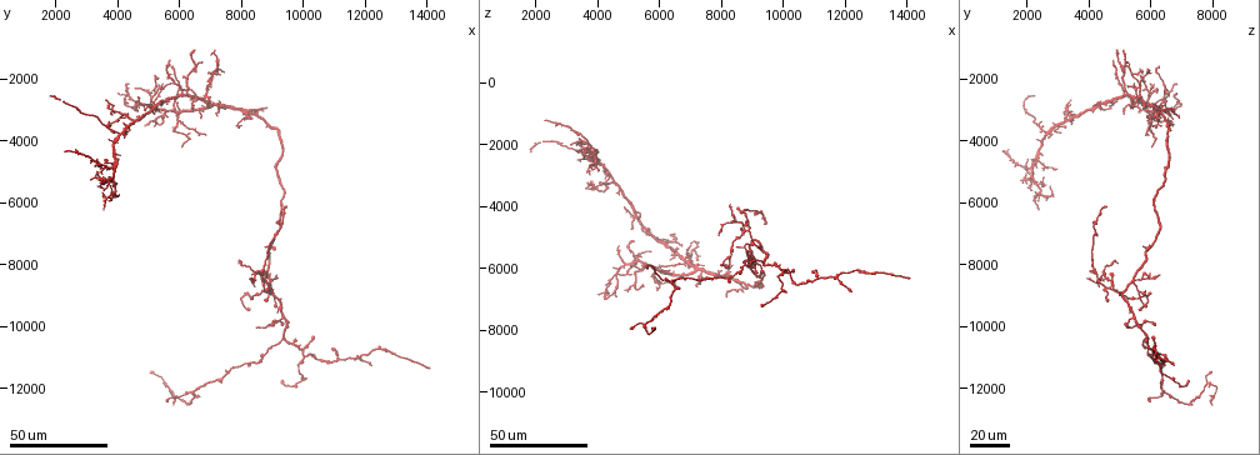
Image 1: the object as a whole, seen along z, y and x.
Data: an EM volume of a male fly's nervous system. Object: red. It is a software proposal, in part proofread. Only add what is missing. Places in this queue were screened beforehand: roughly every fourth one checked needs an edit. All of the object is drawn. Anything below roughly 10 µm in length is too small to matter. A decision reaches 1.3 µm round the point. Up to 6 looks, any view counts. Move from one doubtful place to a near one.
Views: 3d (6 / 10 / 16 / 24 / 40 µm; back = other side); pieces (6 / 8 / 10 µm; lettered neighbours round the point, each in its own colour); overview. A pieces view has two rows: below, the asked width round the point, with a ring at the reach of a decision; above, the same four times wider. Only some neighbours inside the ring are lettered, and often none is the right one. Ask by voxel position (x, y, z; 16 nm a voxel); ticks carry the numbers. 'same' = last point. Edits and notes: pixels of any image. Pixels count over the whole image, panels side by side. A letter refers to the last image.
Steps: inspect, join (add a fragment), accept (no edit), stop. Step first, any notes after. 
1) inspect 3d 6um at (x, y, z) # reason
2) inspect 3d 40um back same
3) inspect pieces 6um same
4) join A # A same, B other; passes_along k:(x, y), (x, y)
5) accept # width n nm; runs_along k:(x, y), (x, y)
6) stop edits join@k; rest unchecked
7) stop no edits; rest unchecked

inspect 3d 24um at (9400, 6200, 4600) # an open end

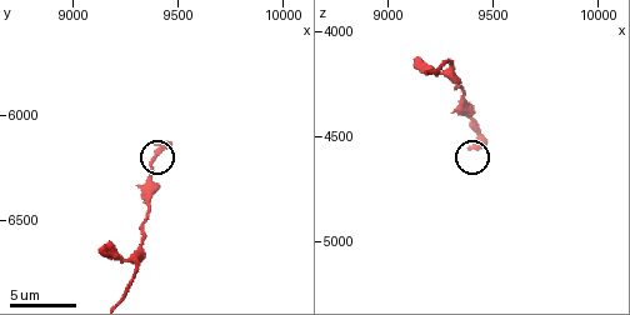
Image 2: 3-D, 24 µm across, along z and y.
inspect pieces 8um at (9390, 6130, 4550)

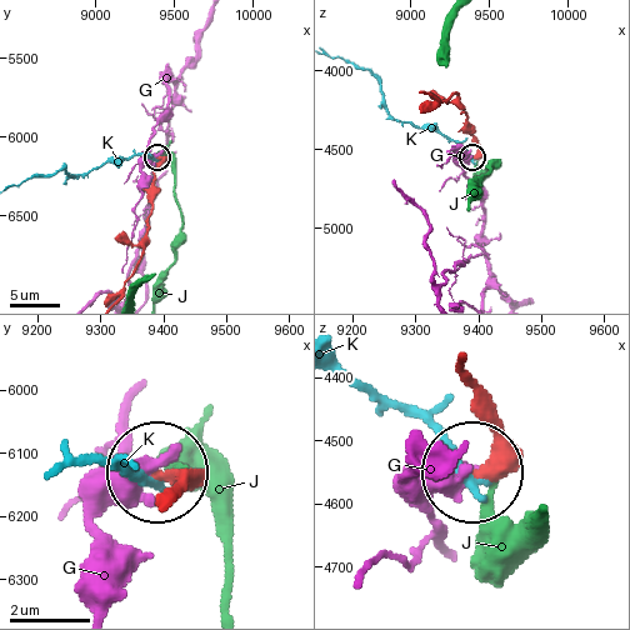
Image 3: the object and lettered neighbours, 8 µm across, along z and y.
accept # G other, J other, K other; runs_along 3:(463, 360), (494, 448), (476, 468); no lettered fragment goes on from it

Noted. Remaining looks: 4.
inspect 3d 24um at (3300, 5300, 1700) # stops while still wide

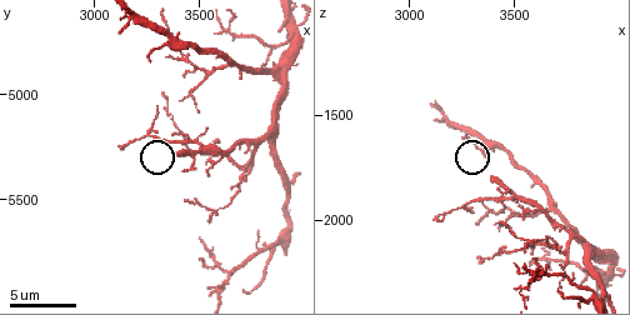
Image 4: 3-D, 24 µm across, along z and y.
inspect pieces 10um at (3390, 5280, 1810)

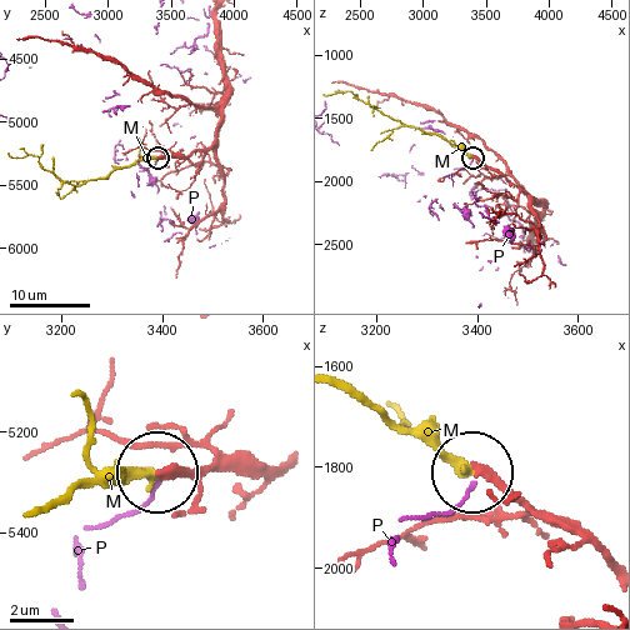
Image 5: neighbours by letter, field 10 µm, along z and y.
join M # width 320 nm; M same, P other; passes_along 5:(559, 528), (336, 388); it goes on there

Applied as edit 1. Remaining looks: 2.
inspect 3d 40um at (8800, 3000, 6700) # free end

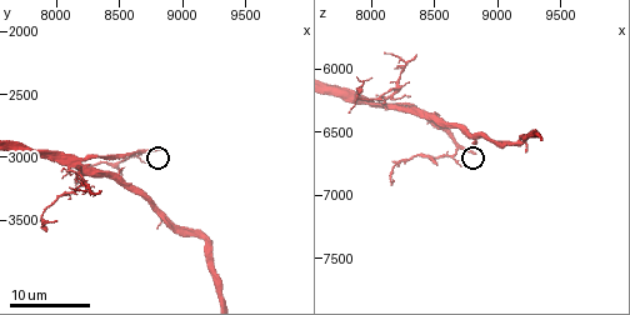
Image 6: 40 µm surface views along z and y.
inspect pieces 8um at (8820, 2940, 6680) # what lies round it

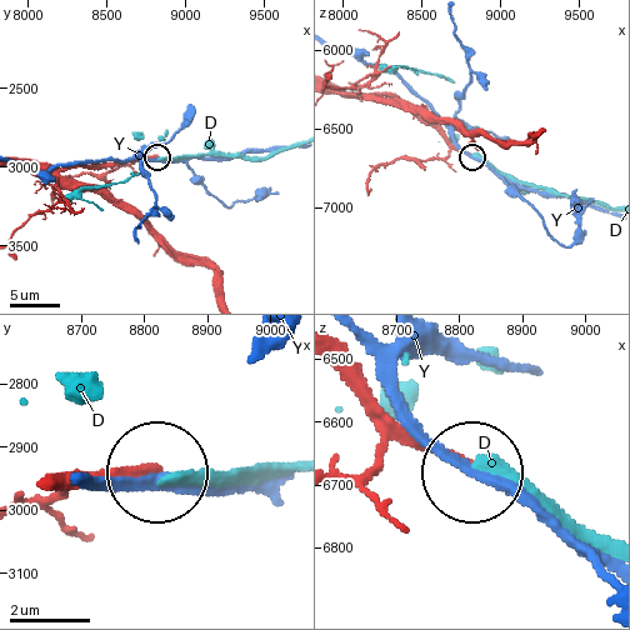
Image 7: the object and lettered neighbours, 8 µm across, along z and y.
accept # width 240 nm; D other, Y other; none of them fits

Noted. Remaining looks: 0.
stop edits join@5; rest unchecked

